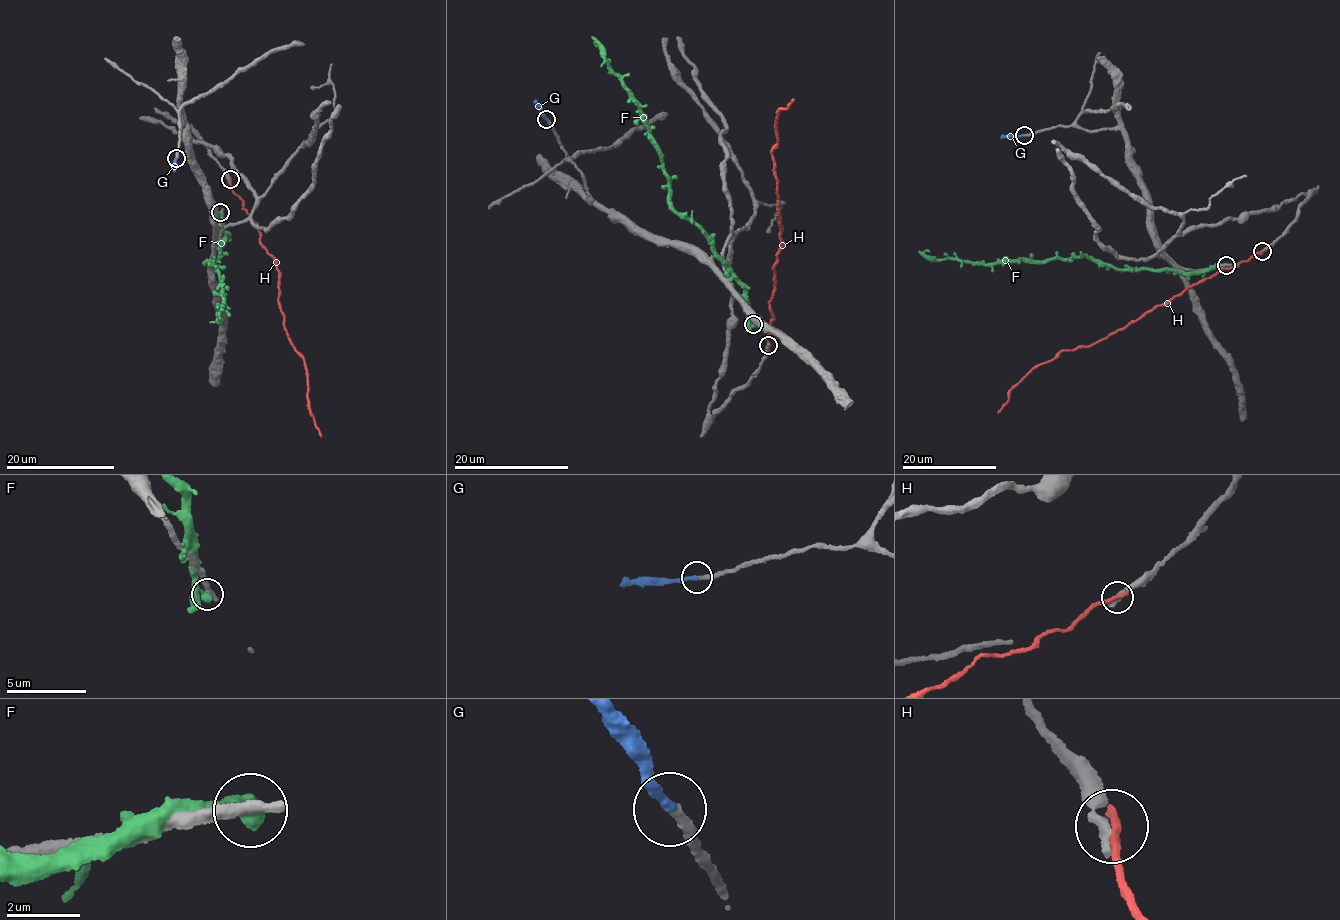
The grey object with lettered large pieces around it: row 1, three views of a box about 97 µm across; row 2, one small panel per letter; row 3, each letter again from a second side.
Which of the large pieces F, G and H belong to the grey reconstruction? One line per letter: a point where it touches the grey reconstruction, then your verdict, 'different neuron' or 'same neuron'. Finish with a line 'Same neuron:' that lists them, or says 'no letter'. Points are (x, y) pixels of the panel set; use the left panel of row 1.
F: contact (220, 212); different neuron
G: contact (176, 158); same neuron
H: contact (230, 179); different neuron
Same neuron: G

